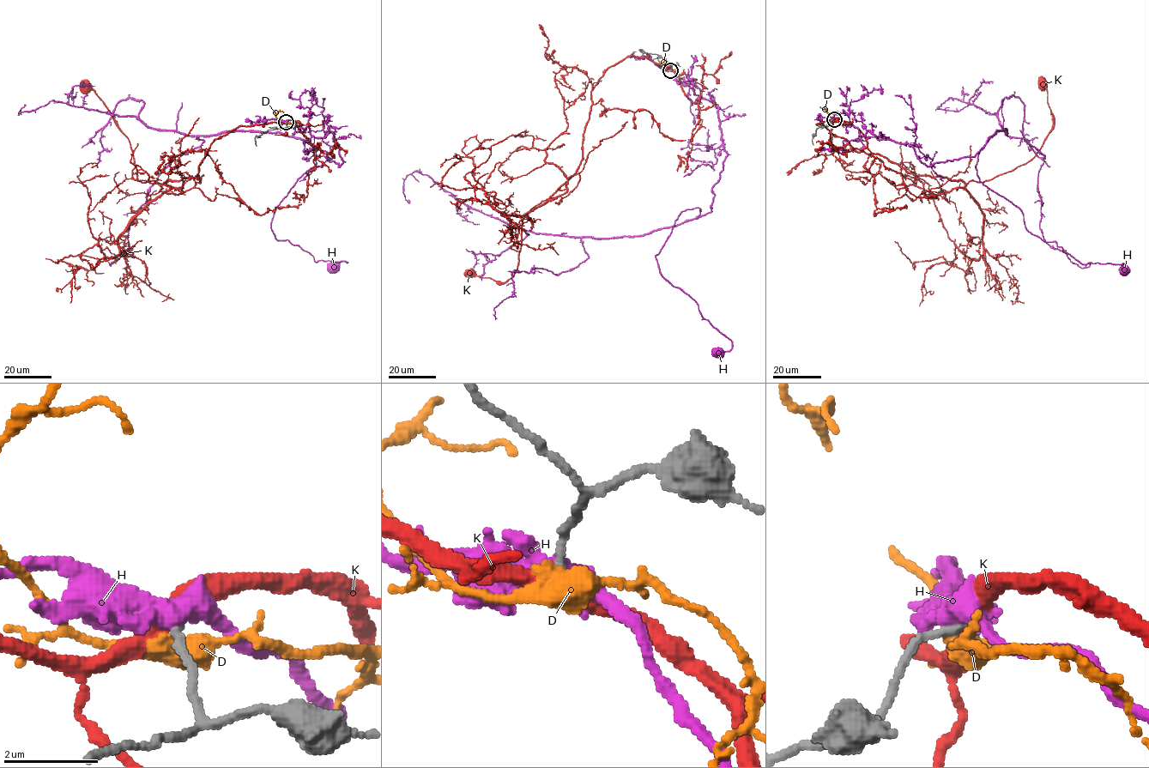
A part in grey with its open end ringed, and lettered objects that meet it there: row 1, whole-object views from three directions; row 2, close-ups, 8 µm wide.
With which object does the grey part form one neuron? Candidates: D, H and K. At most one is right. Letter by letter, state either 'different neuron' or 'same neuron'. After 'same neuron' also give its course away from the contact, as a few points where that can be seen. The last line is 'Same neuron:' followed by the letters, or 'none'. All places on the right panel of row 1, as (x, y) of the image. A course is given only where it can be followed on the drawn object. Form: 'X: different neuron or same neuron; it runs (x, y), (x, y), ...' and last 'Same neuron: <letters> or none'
D: different neuron
H: different neuron
K: different neuron
Same neuron: none

